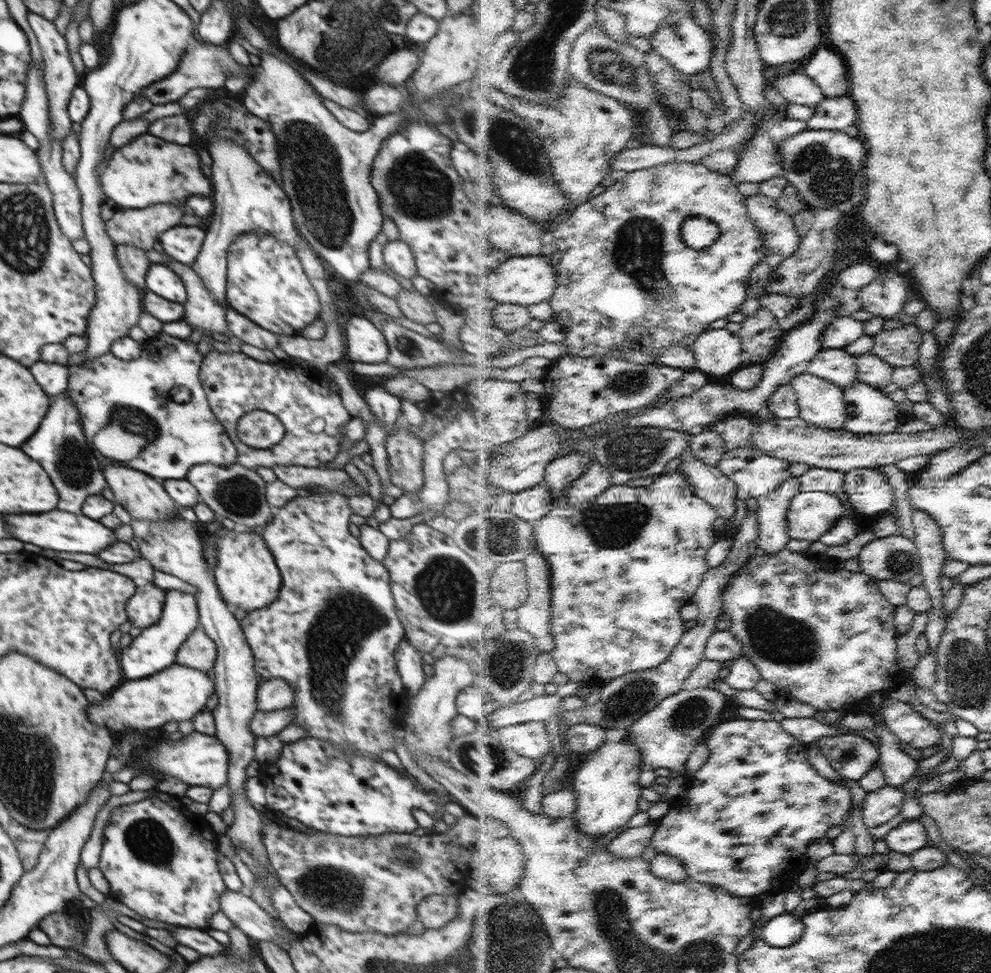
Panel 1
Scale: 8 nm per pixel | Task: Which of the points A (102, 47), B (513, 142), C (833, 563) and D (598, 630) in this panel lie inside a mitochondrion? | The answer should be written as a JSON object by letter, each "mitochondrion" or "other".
{"A":"other","B":"mitochondrion","C":"other","D":"other"}

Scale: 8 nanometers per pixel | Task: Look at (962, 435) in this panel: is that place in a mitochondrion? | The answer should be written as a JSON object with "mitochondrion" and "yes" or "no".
{"mitochondrion":"no"}

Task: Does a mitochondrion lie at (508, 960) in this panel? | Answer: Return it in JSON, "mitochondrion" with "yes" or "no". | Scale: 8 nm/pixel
{"mitochondrion":"yes"}

